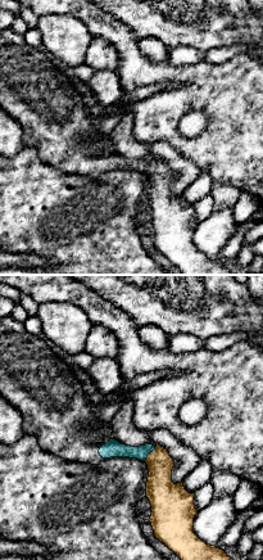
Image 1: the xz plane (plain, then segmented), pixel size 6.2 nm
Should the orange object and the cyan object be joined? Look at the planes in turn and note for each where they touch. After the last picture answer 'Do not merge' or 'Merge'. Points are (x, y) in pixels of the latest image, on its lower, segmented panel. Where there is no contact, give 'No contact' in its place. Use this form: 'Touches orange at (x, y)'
Touches orange at (149, 454)

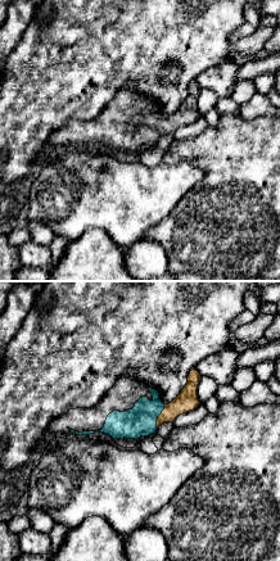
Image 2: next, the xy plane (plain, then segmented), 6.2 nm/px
Touches orange at (158, 416)

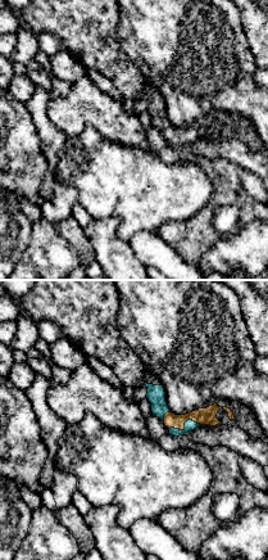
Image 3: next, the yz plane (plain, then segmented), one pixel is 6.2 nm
Touches orange at (184, 425)

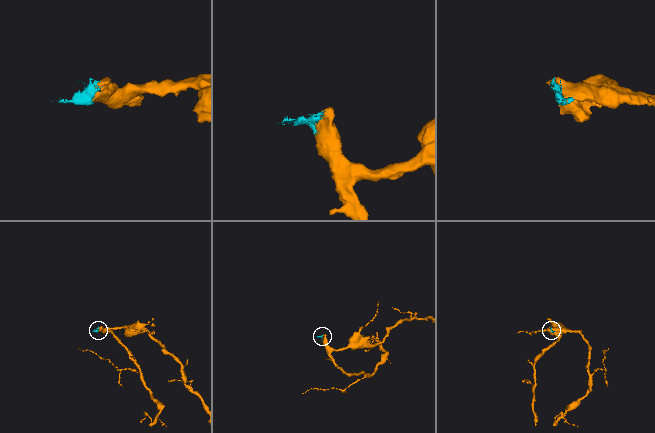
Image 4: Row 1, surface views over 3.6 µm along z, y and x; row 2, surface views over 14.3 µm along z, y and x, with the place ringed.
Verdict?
Merge

